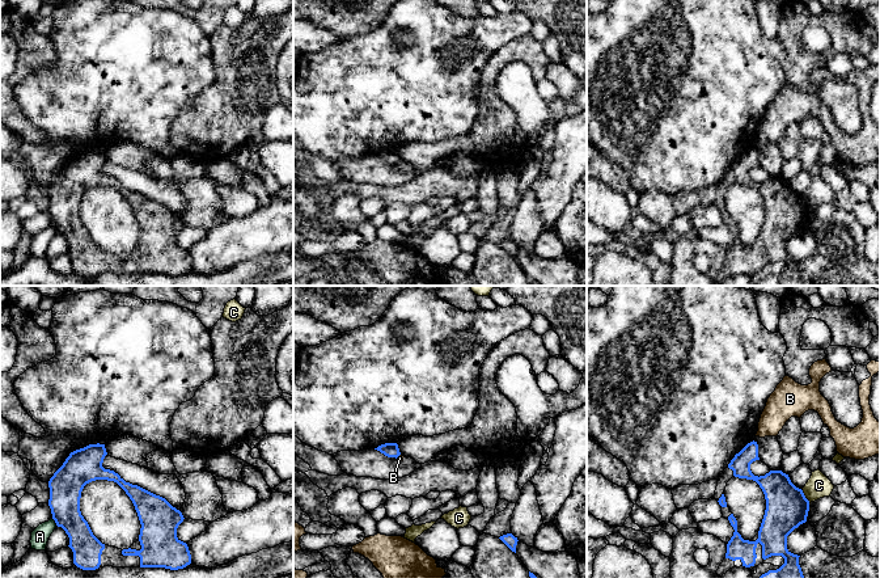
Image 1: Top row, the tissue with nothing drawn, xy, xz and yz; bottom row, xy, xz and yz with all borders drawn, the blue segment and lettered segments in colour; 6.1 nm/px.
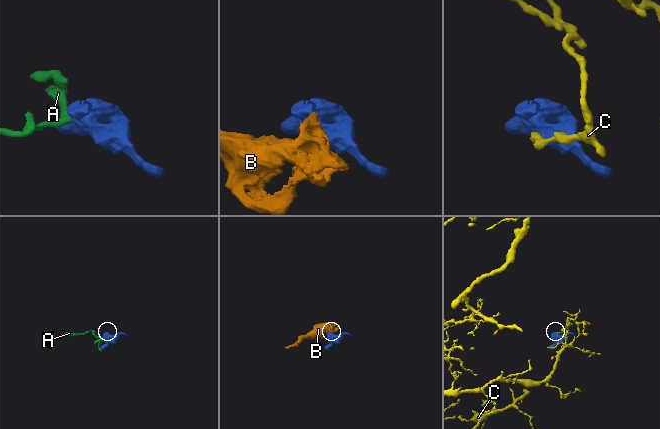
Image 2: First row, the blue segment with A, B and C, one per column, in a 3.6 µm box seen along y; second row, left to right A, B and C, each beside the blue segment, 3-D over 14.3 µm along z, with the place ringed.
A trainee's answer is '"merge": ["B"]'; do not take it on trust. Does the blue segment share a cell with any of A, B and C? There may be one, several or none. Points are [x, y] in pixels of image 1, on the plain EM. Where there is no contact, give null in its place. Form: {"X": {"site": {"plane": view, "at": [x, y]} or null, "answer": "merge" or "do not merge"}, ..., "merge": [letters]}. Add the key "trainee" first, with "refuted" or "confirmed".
{"trainee": "refuted", "A": {"site": {"plane": "xy", "at": [55, 228]}, "answer": "do not merge"}, "B": {"site": {"plane": "xz", "at": [397, 163]}, "answer": "do not merge"}, "C": {"site": {"plane": "yz", "at": [804, 203]}, "answer": "do not merge"}, "merge": []}

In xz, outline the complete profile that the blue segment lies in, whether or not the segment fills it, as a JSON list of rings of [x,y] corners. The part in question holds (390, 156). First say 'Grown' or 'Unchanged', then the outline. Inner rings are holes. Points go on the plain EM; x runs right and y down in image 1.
Unchanged. [[[385,149],[385,151],[378,152],[375,156],[380,157],[381,160],[384,160],[388,164],[395,164],[397,165],[401,161],[397,149]]]

